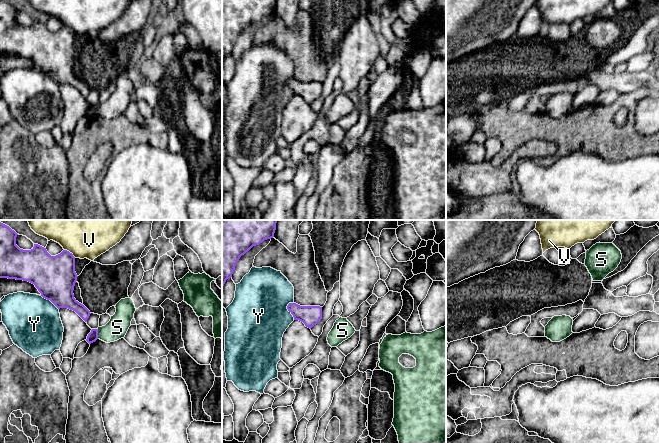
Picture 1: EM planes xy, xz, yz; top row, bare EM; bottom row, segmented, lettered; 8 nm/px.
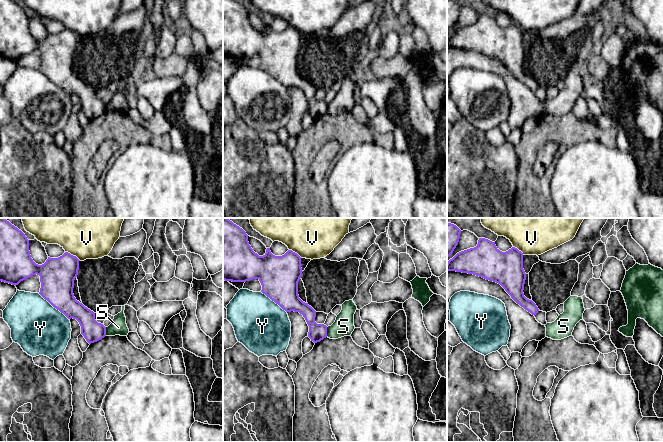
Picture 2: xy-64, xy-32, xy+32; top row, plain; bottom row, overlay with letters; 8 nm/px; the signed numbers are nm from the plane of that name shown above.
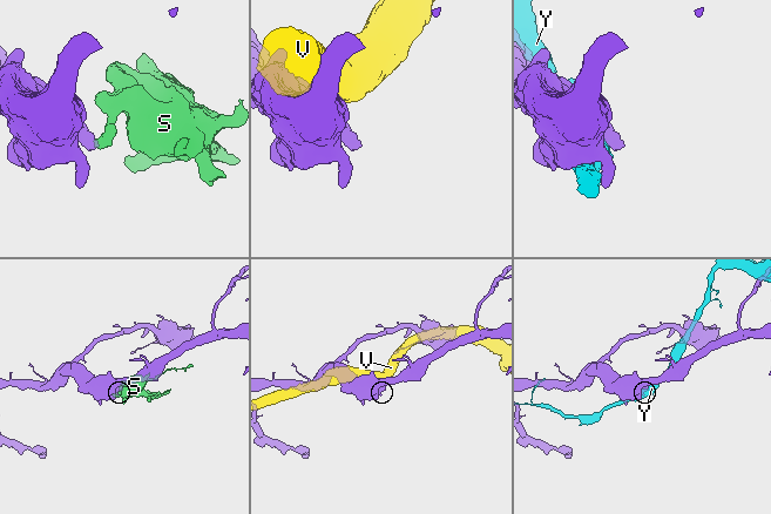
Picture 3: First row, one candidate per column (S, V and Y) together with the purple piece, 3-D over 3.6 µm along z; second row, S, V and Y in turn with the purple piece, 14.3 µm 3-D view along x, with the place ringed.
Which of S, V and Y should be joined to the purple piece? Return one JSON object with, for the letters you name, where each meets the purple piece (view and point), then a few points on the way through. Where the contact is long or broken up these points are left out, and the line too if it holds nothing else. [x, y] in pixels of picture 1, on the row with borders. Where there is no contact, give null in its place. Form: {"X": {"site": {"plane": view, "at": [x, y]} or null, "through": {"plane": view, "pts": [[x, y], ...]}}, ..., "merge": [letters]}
{"merge": []}

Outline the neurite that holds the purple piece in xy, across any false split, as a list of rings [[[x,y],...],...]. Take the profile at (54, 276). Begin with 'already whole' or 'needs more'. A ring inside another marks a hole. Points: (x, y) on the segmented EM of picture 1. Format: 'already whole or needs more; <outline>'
already whole; [[[0,222],[0,278],[28,281],[35,285],[41,296],[50,300],[58,309],[68,308],[75,311],[85,322],[90,311],[79,303],[73,294],[77,281],[75,272],[75,257],[67,250],[56,256],[51,256],[46,248],[34,244],[31,250],[20,249],[16,245],[17,233],[9,226]]]

